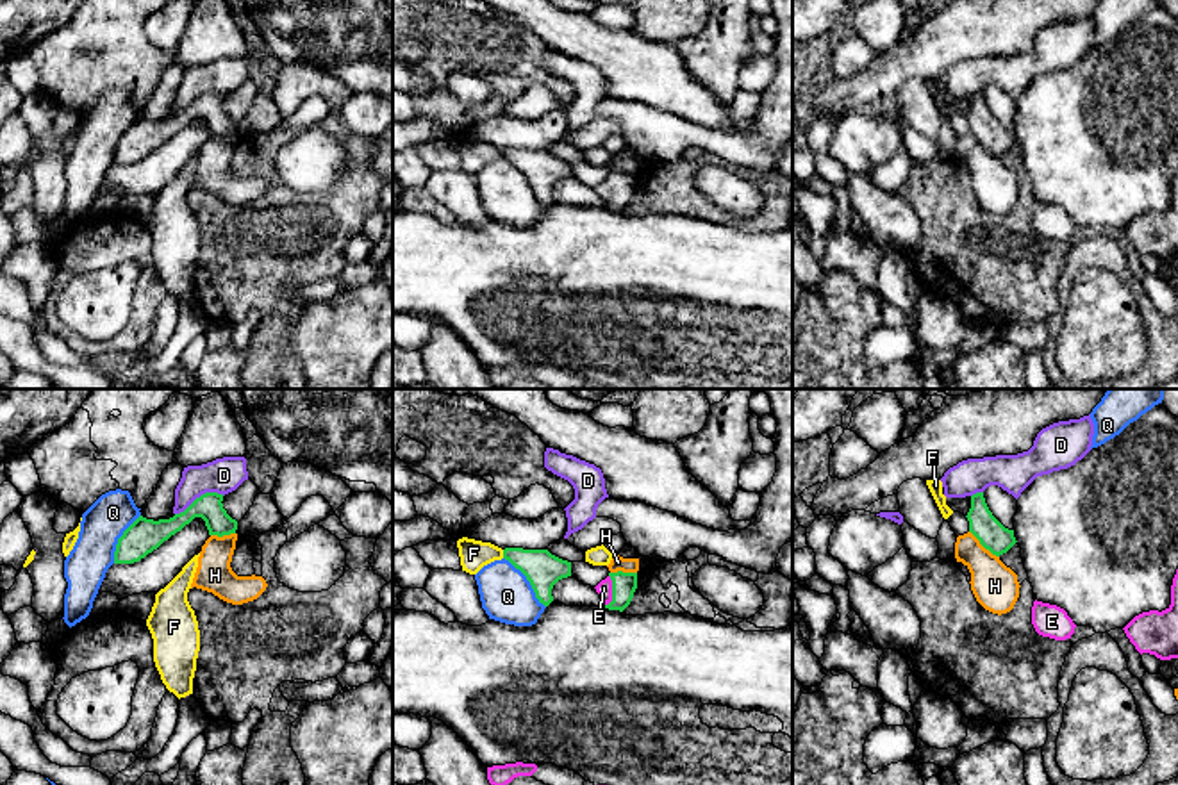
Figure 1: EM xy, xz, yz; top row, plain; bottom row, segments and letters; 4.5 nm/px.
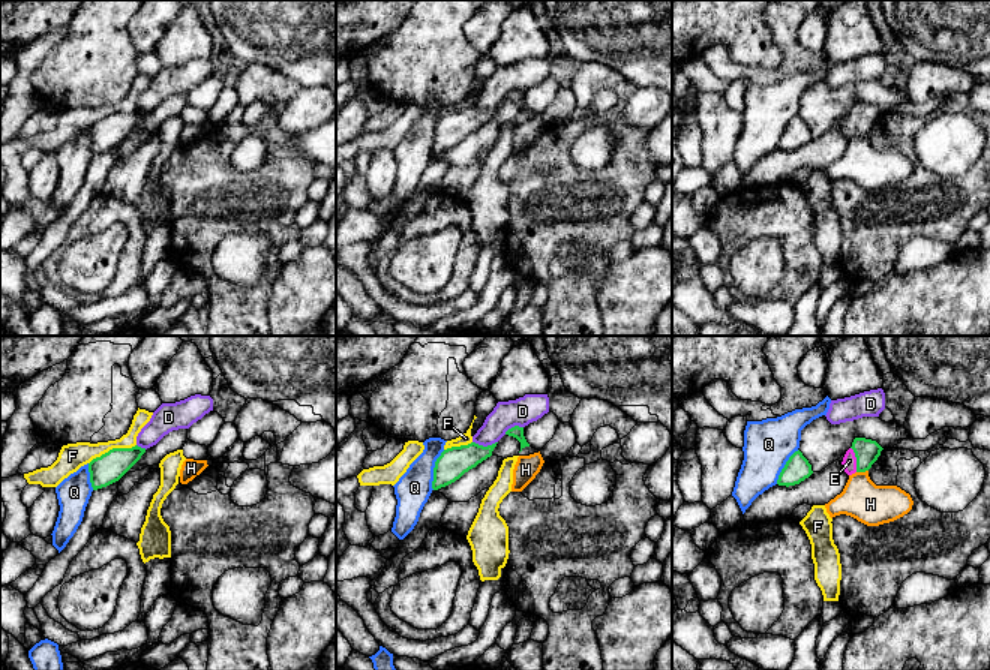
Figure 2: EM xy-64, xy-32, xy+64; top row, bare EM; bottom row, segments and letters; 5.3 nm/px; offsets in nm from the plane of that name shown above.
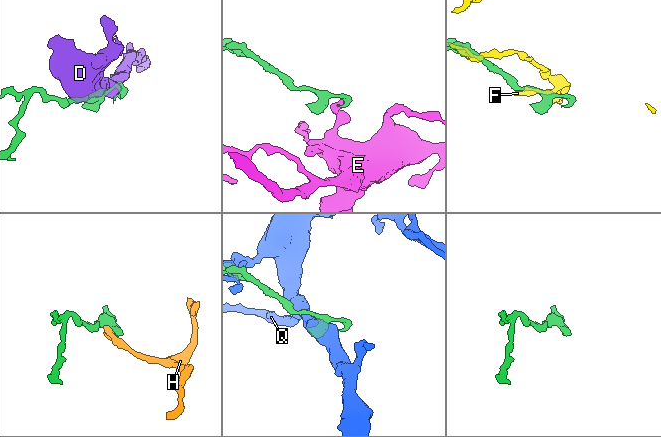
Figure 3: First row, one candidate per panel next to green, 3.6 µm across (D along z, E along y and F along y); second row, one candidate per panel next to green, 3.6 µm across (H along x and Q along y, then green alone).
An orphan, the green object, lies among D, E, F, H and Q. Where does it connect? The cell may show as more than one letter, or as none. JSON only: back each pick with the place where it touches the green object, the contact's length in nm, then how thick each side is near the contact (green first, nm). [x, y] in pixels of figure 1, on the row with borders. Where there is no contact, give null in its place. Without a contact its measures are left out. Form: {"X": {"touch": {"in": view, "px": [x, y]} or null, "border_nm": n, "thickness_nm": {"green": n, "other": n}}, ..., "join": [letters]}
{"E": {"touch": {"in": "xz", "px": [613, 591]}, "border_nm": 140, "thickness_nm": {"green": 110, "other": 70}}, "join": ["E"]}

